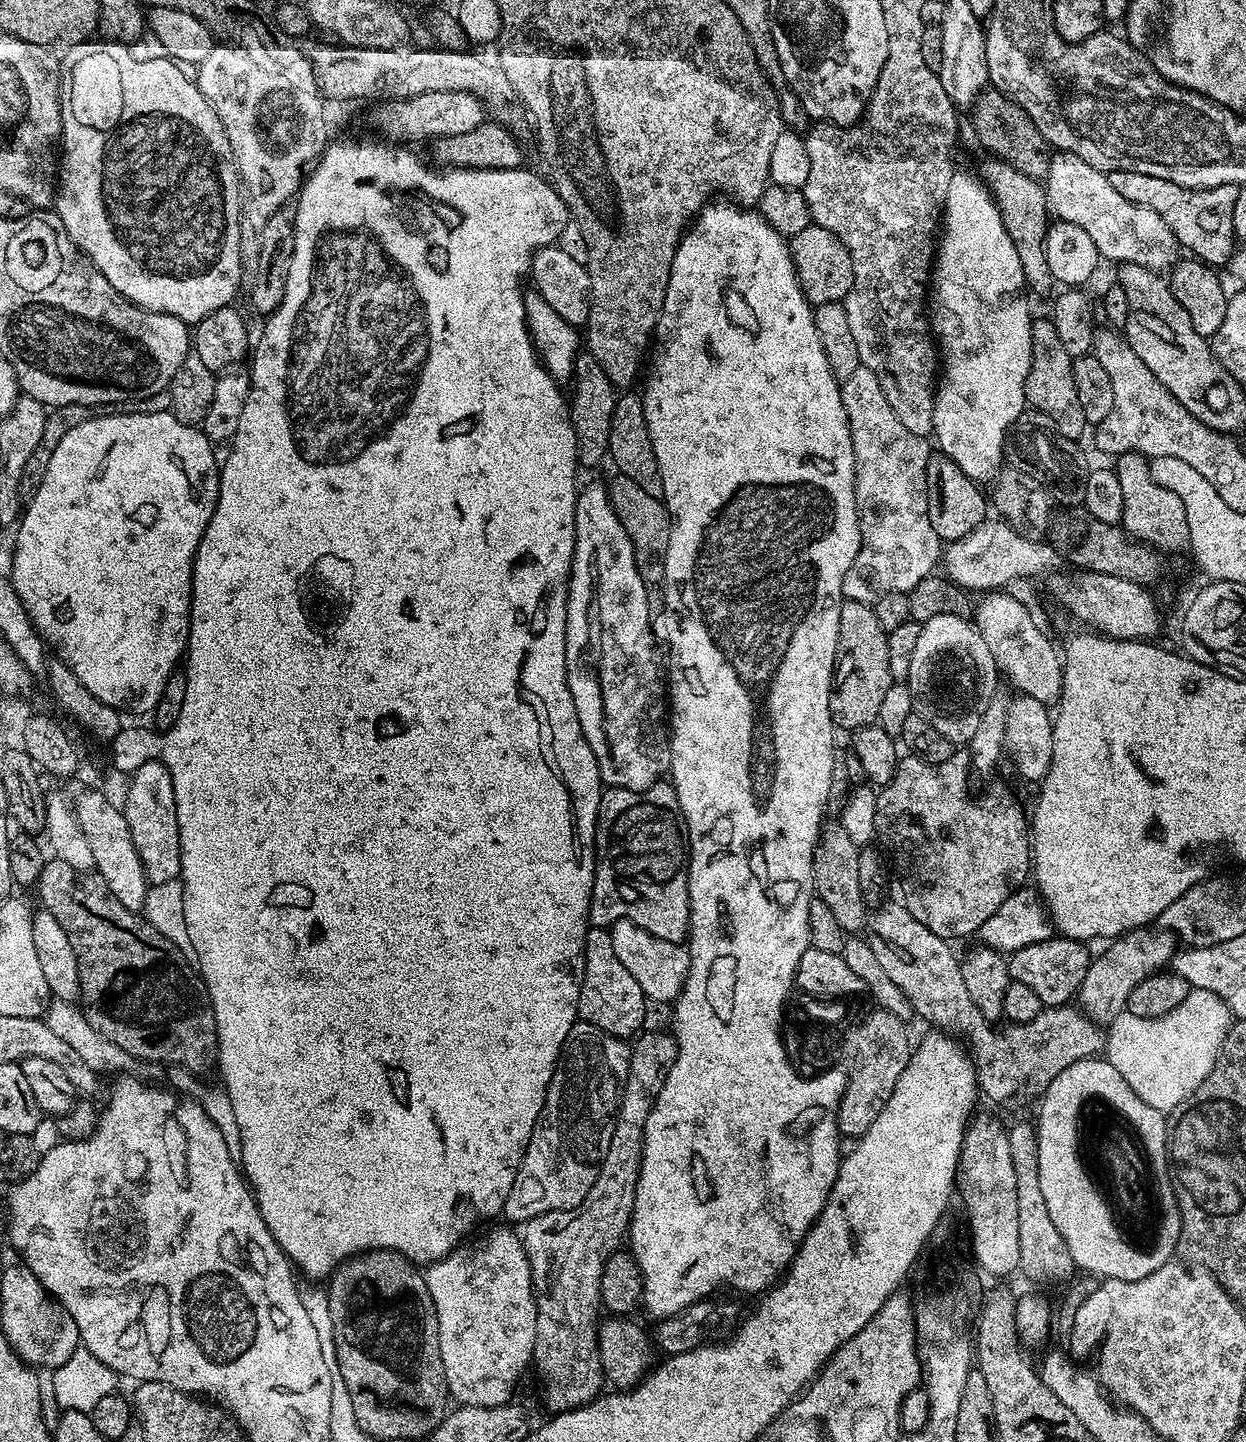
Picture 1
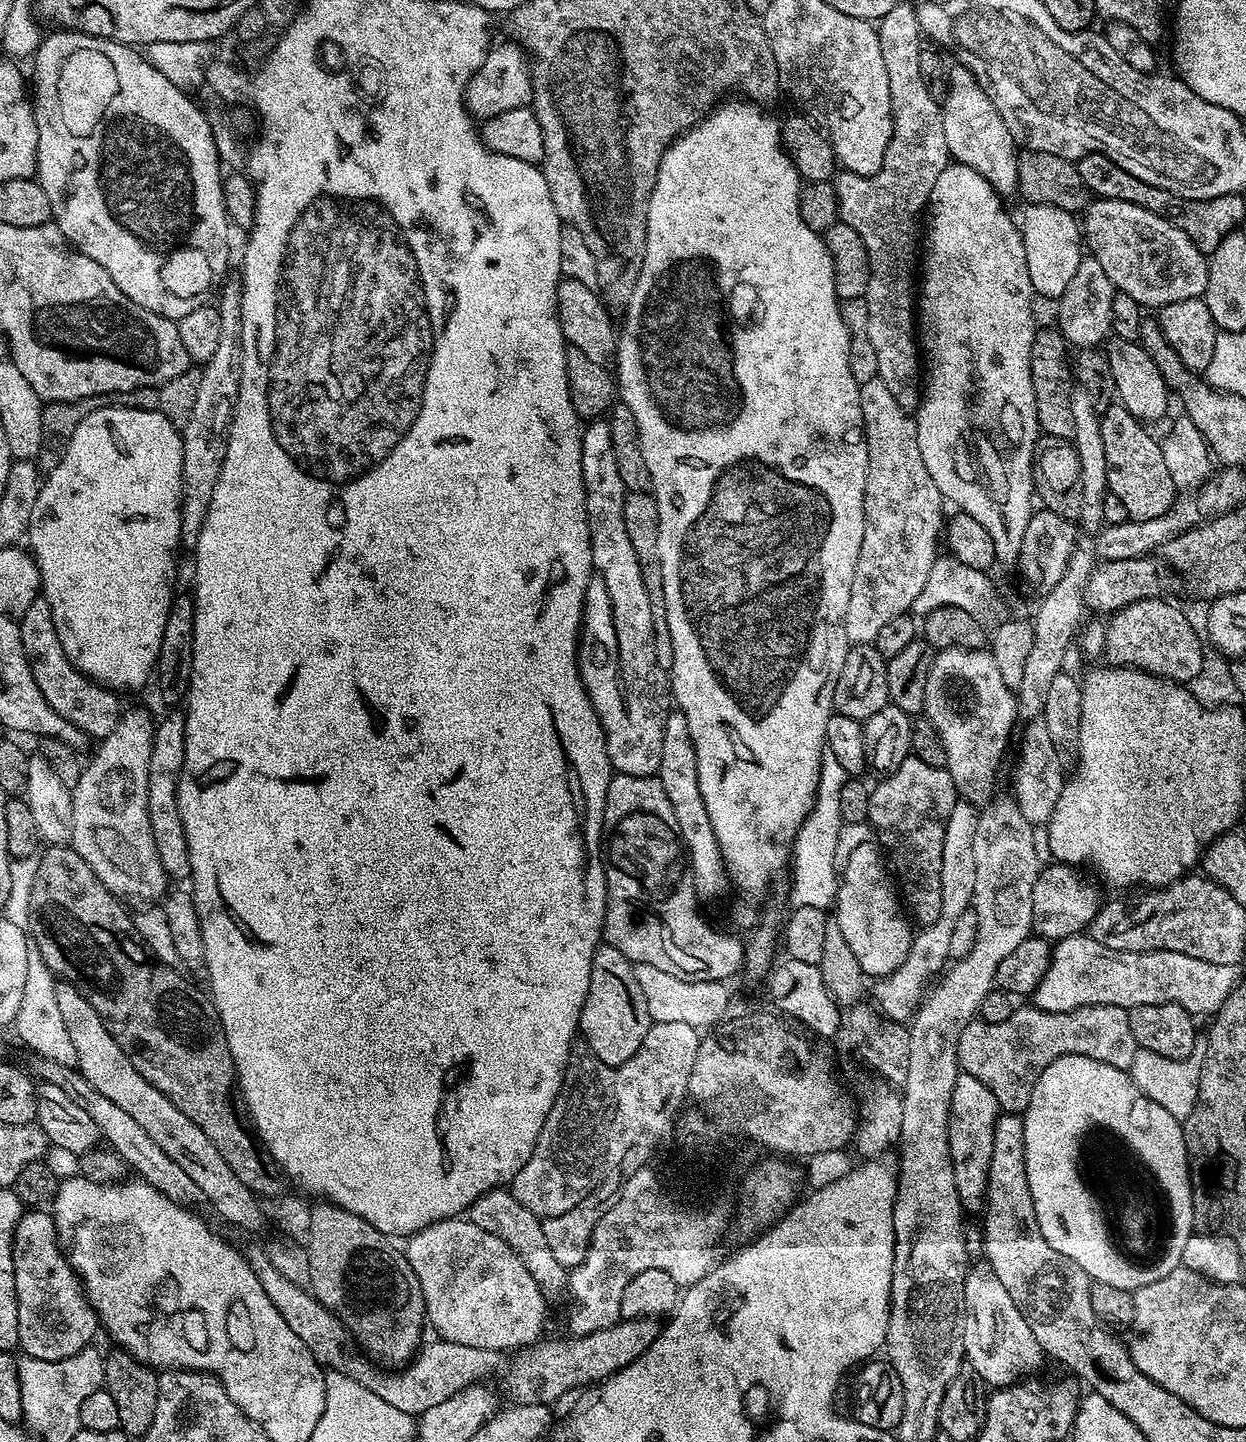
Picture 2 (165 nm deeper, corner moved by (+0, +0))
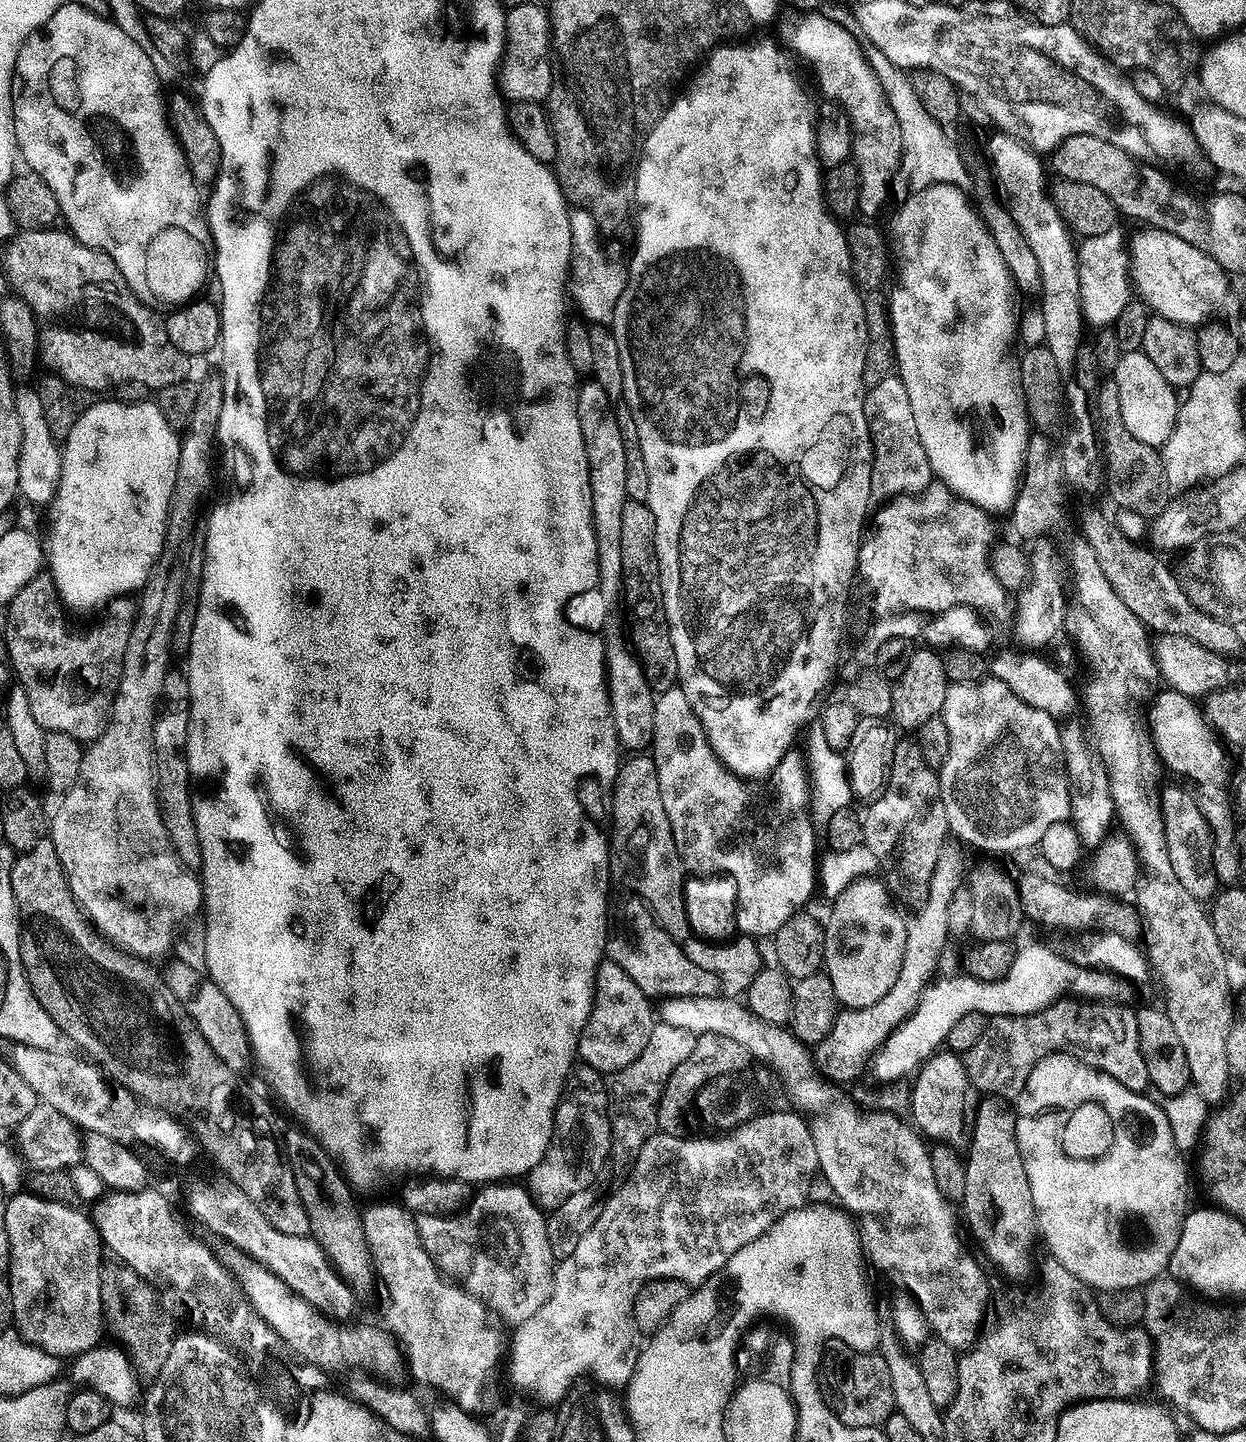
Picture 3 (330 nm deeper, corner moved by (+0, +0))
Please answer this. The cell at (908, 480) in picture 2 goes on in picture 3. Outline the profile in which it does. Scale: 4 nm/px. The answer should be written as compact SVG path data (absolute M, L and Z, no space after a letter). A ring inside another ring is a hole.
M899 375L883 378L878 386L867 389L864 409L872 439L872 482L875 491L911 494L921 492L926 485L933 483L930 458L926 458L926 450L922 450L922 438L918 438L910 394L906 394L906 386L902 386Z

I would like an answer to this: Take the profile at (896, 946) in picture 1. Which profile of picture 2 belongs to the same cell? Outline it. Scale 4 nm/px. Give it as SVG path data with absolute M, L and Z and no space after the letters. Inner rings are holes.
M1095 1004L1089 1008L1075 1008L1069 1012L1047 1012L1035 1006L1028 1008L1017 1007L1013 1011L1012 1019L1007 1024L986 1024L976 1018L971 1023L965 1024L958 1038L958 1052L956 1061L960 1063L960 1072L970 1074L994 1094L1004 1112L1023 1113L1030 1102L1030 1094L1034 1090L1034 1082L1054 1062L1063 1056L1078 1054L1086 1058L1094 1058L1098 1062L1106 1062L1106 1066L1131 1069L1137 1054L1136 1039L1130 1030L1128 1009L1122 1006L1109 1004Z

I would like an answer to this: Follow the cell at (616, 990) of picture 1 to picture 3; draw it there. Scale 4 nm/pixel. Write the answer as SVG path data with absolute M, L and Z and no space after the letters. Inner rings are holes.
M607 958L601 960L596 975L596 993L592 999L592 1013L586 1022L584 1033L578 1038L579 1059L587 1067L601 1074L611 1074L630 1066L630 1062L634 1062L634 1058L638 1058L638 1054L642 1054L642 1050L650 1038L650 1030L654 1023L652 1004L650 997L642 990L638 990L638 982L634 982L634 978L630 978L630 974L626 974L626 970L622 970L622 966L618 966L613 960Z

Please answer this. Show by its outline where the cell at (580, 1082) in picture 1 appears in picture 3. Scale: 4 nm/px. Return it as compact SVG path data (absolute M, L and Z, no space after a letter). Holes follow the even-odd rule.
M587 1066L577 1067L569 1075L554 1114L550 1146L542 1162L538 1162L526 1177L526 1187L541 1208L551 1210L562 1206L562 1202L578 1194L578 1190L593 1187L597 1183L596 1175L603 1170L604 1163L609 1163L612 1118L608 1090L605 1077Z

